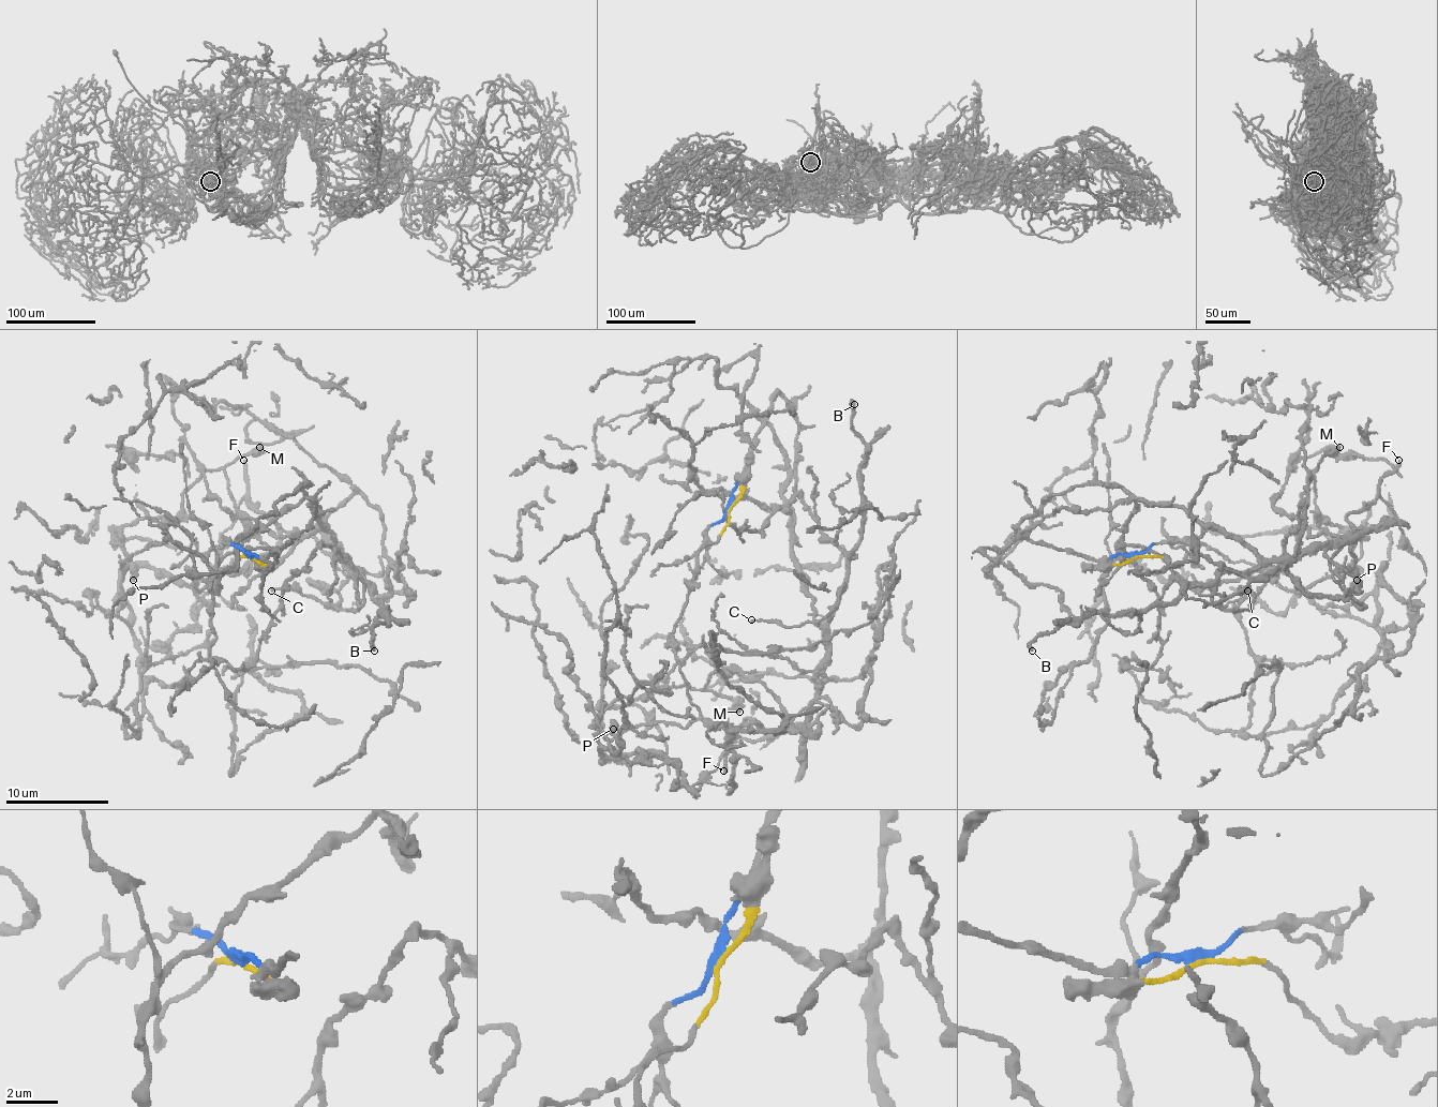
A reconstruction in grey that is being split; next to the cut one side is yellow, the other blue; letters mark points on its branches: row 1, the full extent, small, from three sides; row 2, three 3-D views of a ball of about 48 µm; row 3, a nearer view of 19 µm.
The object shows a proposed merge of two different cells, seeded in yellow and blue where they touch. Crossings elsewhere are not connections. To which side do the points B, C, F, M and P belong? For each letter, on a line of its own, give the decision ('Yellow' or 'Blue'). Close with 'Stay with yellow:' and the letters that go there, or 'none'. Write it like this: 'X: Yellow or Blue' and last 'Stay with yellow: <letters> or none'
B: Blue
C: Blue
F: Yellow
M: Yellow
P: Yellow
Stay with yellow: F, M, P

